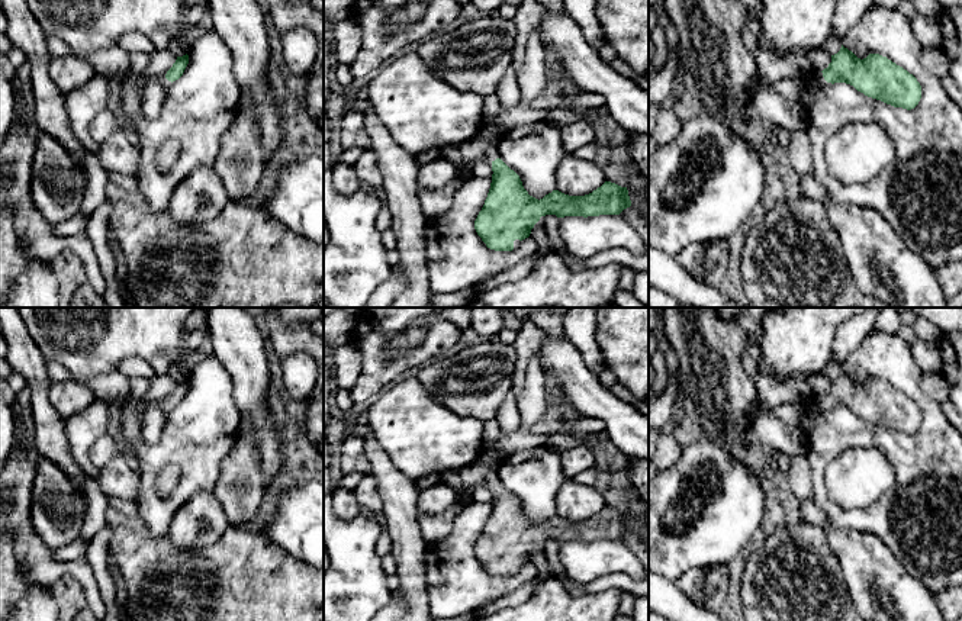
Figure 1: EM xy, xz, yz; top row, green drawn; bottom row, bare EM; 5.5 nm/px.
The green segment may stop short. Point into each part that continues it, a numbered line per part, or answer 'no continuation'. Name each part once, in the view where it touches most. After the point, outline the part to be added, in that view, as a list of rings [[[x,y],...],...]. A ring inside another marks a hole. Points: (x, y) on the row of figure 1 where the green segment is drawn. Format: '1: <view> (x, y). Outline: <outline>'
1: yz (807, 87). Outline: [[[814,71],[813,77],[808,81],[801,83],[799,102],[805,102],[821,84],[827,81],[823,77],[821,71]]]

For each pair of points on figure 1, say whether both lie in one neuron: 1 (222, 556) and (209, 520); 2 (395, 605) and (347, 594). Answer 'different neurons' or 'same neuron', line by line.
1: different neurons
2: different neurons

